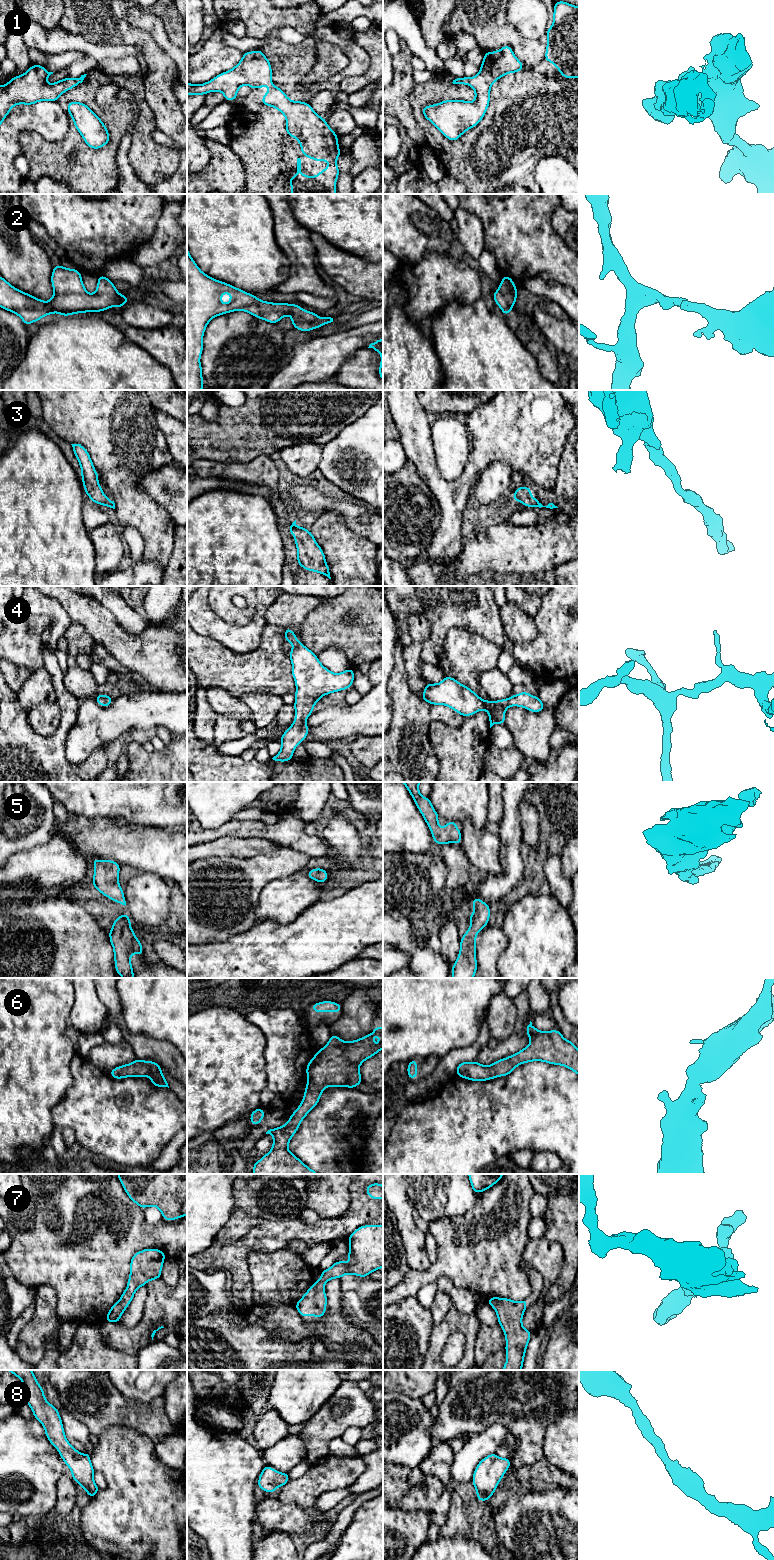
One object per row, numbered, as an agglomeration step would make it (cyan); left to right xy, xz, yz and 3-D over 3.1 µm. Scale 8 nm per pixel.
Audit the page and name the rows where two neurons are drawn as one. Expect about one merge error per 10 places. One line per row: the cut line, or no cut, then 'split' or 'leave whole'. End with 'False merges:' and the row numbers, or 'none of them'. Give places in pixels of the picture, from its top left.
1: cut none; leave whole
2: cut none; leave whole
3: cut none; leave whole
4: cut none; leave whole
5: cut none; leave whole
6: cut none; leave whole
7: cut none; leave whole
8: cut none; leave whole
False merges: none of them

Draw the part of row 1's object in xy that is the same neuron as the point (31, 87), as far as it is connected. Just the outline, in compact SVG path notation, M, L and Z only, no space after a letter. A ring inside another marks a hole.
M33 65L23 74L15 76L0 86L0 125L17 104L32 105L39 101L57 101L64 92L83 82L87 74L80 78L65 78L53 84L46 82L53 74L42 65Z

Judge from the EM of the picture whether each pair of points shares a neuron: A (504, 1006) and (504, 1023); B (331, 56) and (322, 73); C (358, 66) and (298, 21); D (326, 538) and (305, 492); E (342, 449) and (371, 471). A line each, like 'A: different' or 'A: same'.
A: same
B: same
C: different
D: different
E: same

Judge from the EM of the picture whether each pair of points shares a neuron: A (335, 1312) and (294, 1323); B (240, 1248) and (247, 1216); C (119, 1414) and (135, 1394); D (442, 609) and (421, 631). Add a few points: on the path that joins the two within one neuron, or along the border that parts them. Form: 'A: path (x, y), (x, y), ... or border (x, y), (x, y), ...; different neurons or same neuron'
A: path (325, 1322), (319, 1328), (304, 1328); same neuron
B: border (263, 1222), (255, 1224), (238, 1239), (221, 1244); different neurons
C: border (113, 1384), (129, 1399), (153, 1399); different neurons
D: border (414, 612), (421, 612), (430, 627), (421, 645); different neurons

